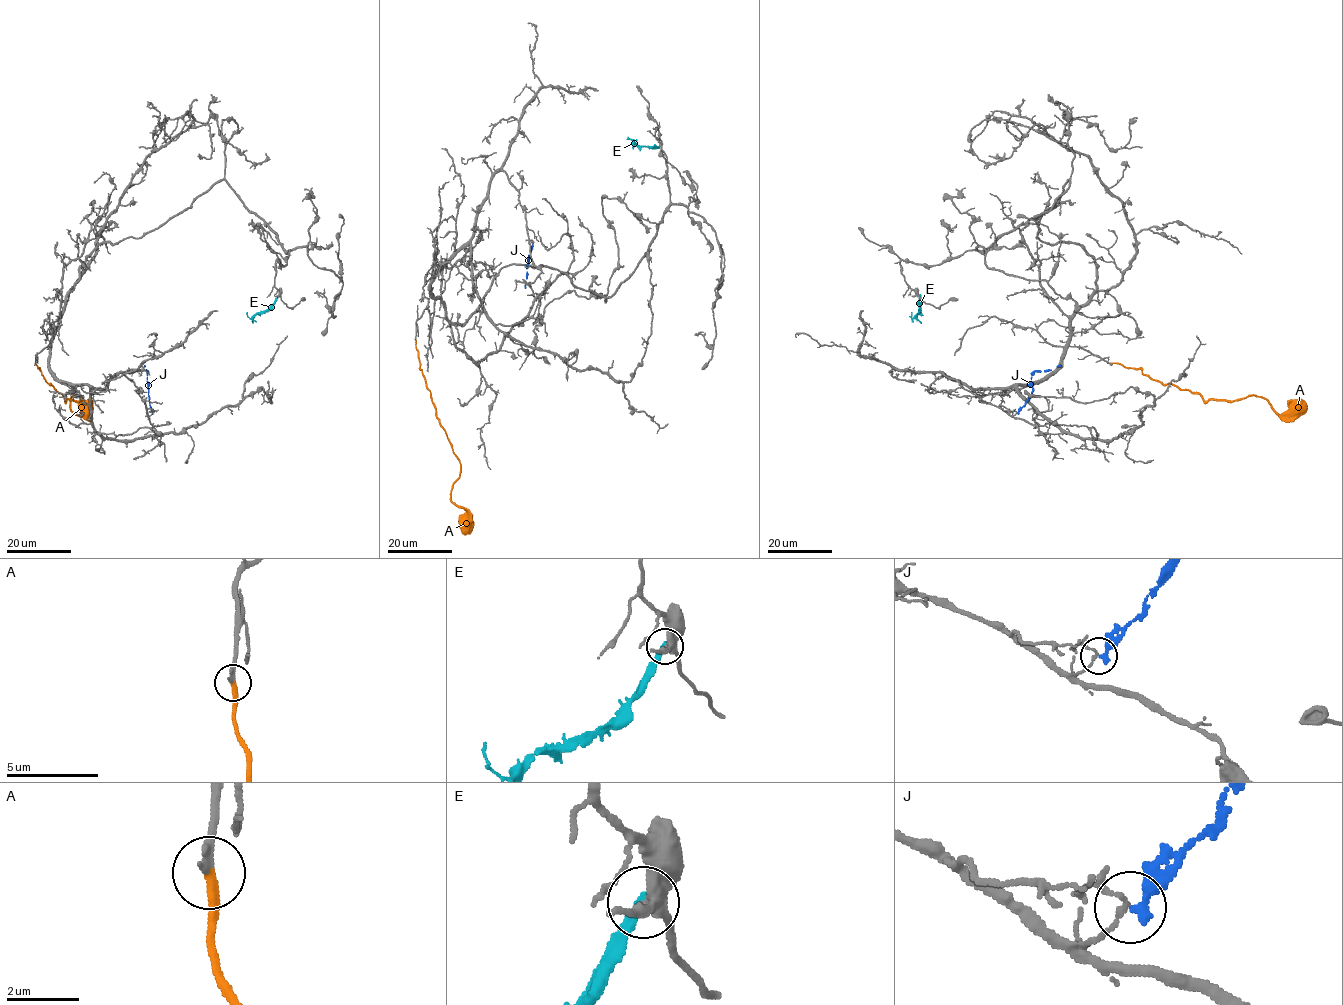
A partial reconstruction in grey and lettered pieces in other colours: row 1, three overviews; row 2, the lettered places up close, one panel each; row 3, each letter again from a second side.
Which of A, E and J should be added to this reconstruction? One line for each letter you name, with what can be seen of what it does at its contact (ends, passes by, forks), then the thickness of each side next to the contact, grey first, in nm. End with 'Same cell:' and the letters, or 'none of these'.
A: it ends; calibres 260 and 280 nm
Same cell: A

